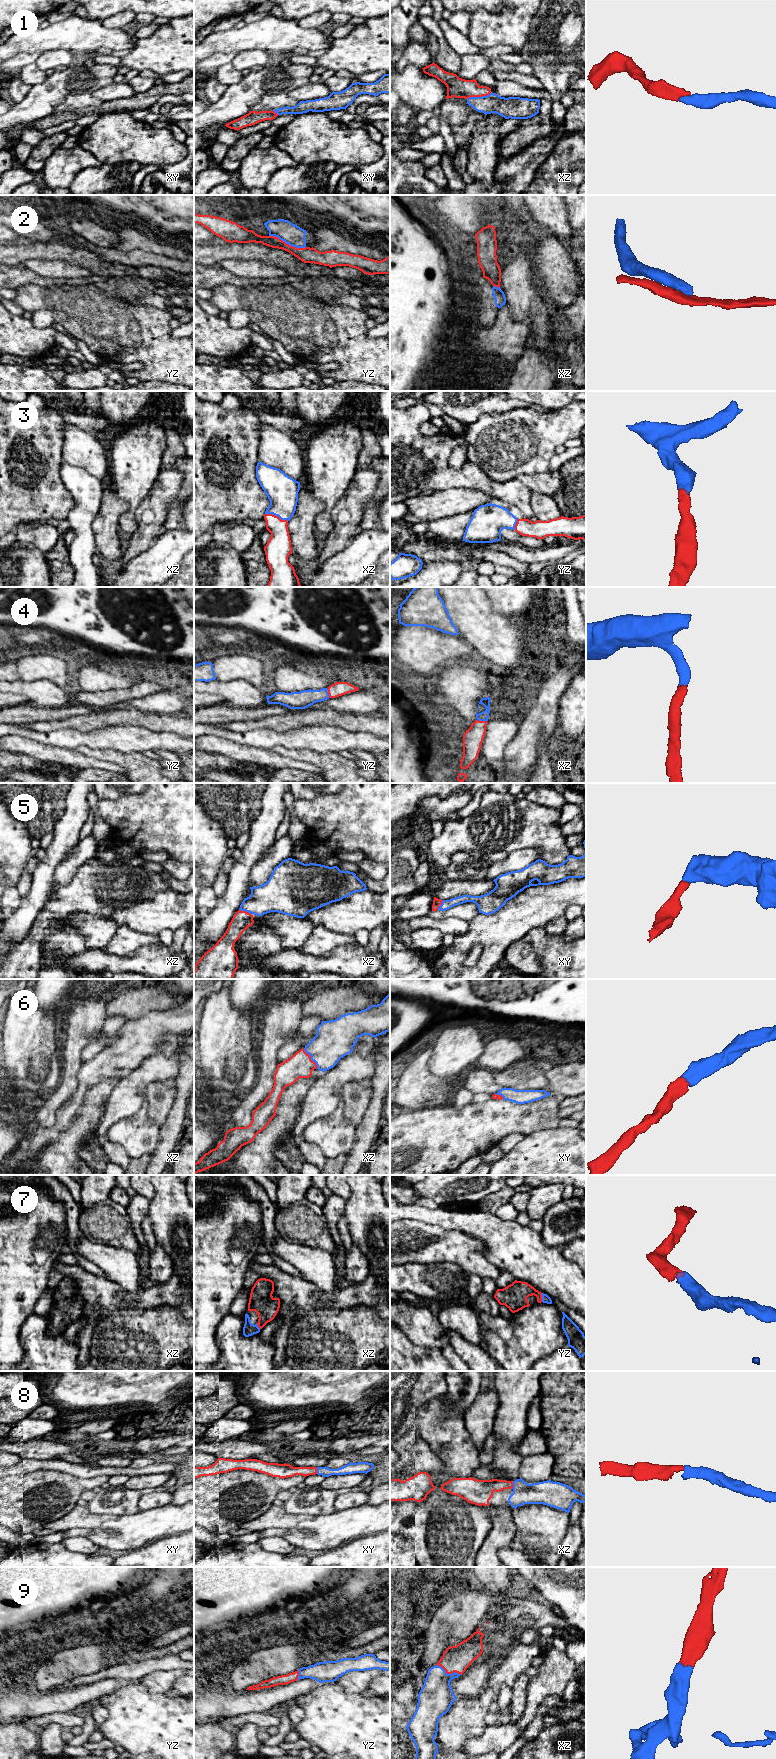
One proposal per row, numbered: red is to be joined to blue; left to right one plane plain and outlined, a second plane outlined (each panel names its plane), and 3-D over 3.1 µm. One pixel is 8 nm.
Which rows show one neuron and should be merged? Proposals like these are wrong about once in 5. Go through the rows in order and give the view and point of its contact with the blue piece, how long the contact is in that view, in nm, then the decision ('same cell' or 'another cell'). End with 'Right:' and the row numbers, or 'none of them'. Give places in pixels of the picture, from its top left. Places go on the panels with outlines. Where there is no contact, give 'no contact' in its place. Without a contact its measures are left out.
1: meets blue in xz at (478, 97); contact 200 nm long; same cell
2: meets blue in yz at (287, 243); contact 320 nm long; another cell
3: meets blue in xz at (276, 515); contact 200 nm long; same cell
4: meets blue in yz at (327, 693); contact 80 nm long; same cell
5: meets blue in xz at (245, 910); contact 110 nm long; same cell
6: meets blue in xz at (311, 1059); contact 200 nm long; same cell
7: meets blue in yz at (542, 1297); contact 70 nm long; same cell
8: meets blue in xz at (513, 1485); contact 70 nm long; same cell
9: meets blue in xz at (448, 1674); contact 220 nm long; same cell
Right: 1, 3, 4, 5, 6, 7, 8, 9

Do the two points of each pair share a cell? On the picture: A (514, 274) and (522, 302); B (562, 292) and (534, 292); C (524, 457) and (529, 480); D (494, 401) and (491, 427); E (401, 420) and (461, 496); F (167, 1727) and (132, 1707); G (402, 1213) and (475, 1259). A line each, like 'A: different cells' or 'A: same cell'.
A: same cell
B: different cells
C: different cells
D: different cells
E: different cells
F: same cell
G: different cells

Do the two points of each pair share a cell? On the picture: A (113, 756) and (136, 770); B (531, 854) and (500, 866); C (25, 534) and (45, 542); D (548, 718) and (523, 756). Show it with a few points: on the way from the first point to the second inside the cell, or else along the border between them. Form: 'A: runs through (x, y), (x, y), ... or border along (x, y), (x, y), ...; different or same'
A: runs through (119, 758), (126, 760), (130, 764); same
B: runs through (523, 857), (508, 864); same
C: runs through (30, 534), (40, 537); same
D: runs through (538, 724), (531, 731), (525, 746); same

